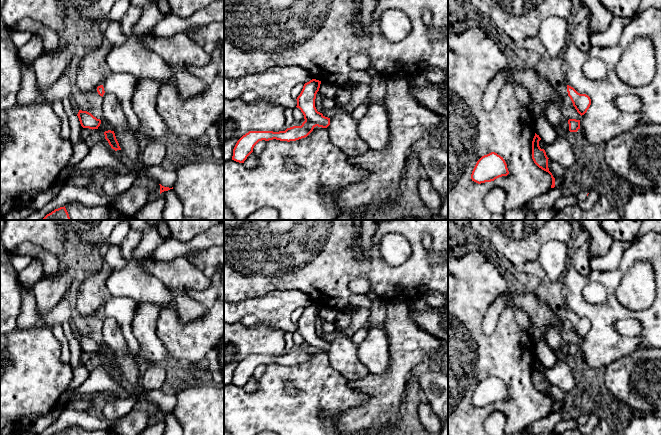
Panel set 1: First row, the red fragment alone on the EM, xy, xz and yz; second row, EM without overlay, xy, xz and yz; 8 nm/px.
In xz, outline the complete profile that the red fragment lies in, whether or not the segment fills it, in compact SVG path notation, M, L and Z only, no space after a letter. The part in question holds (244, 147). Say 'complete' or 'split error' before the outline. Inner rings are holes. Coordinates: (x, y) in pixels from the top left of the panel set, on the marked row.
complete; M316 79L305 83L300 95L296 99L296 107L301 110L305 119L301 126L293 126L279 132L249 131L237 141L233 149L232 160L244 163L259 141L273 139L287 142L296 141L307 137L316 126L327 128L330 125L330 118L318 112L315 107L316 94L319 91L320 84L321 81Z

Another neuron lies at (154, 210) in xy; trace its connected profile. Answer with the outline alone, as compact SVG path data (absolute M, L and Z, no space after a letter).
M159 194L152 197L136 214L136 220L164 220L165 199Z

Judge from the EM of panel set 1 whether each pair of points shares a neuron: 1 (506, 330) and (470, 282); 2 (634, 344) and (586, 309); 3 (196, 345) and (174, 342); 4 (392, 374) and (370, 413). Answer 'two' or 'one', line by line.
1: one
2: one
3: one
4: one

